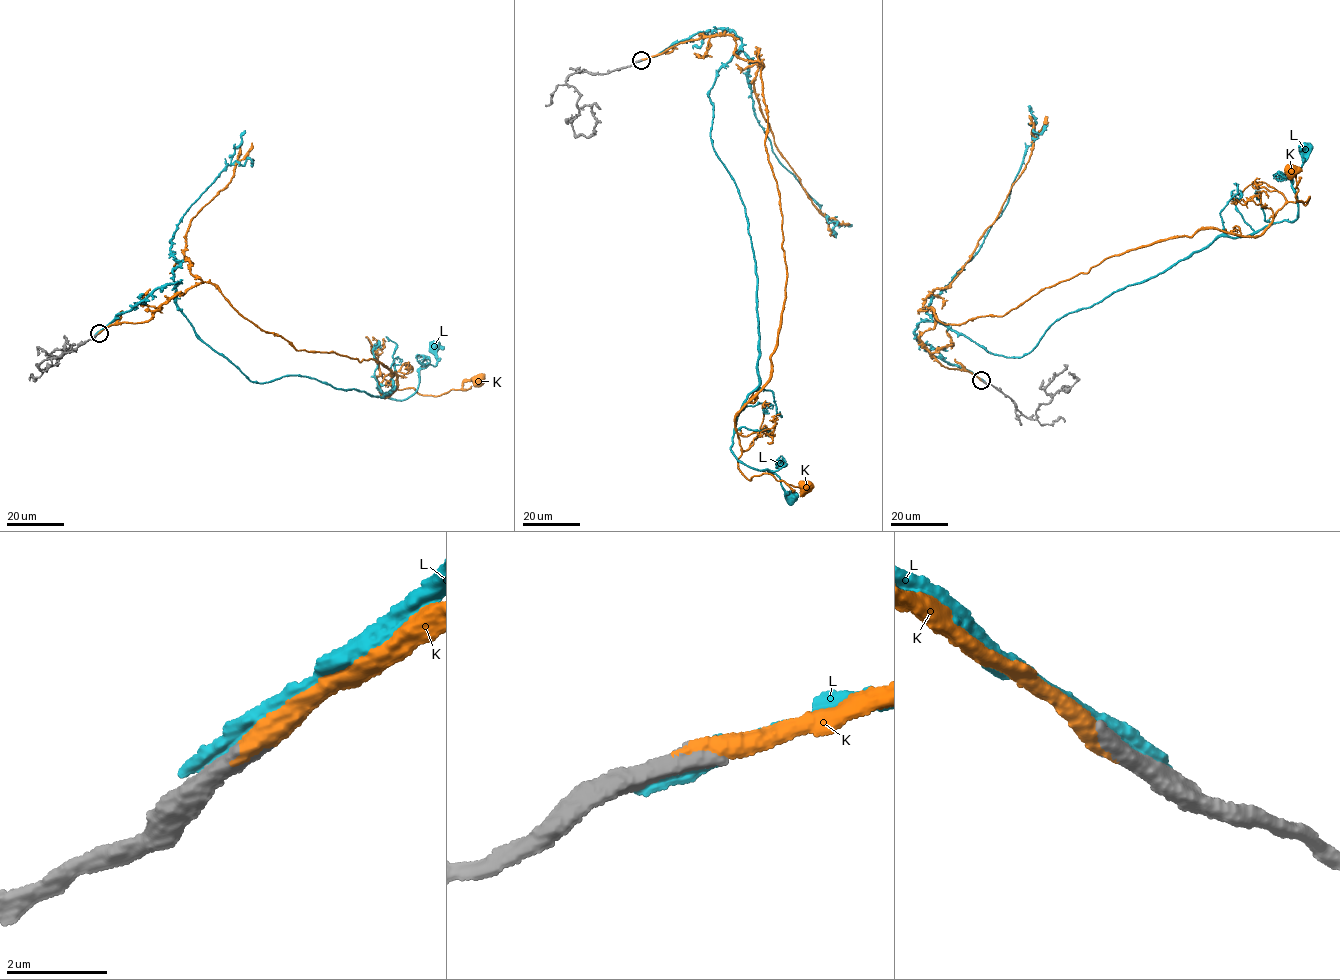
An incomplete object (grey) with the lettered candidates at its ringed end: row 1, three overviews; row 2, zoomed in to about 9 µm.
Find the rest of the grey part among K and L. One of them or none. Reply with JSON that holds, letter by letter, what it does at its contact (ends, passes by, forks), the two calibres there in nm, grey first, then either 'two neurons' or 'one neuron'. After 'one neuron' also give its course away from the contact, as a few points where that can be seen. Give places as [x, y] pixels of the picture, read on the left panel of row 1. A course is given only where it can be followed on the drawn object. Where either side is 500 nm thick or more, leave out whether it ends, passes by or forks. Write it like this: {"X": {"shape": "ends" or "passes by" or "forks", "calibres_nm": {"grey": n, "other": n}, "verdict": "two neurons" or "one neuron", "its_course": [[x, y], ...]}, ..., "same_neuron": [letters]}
{"K": {"shape": "ends", "calibres_nm": {"grey": 440, "other": 400}, "verdict": "one neuron", "its_course": [[98, 333], [210, 282], [298, 351], [386, 366], [398, 377], [383, 397], [381, 374], [435, 396], [478, 378]]}, "L": {"calibres_nm": {"grey": 550, "other": 500}, "verdict": "two neurons"}, "same_neuron": ["K"]}

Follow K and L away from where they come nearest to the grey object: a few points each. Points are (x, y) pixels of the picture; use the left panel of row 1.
K: (98, 333), (210, 282), (298, 351), (386, 366), (398, 377), (383, 397), (381, 374), (435, 396), (478, 378)
L: (97, 334), (177, 281), (199, 338), (255, 383), (297, 375), (403, 400), (433, 347)

